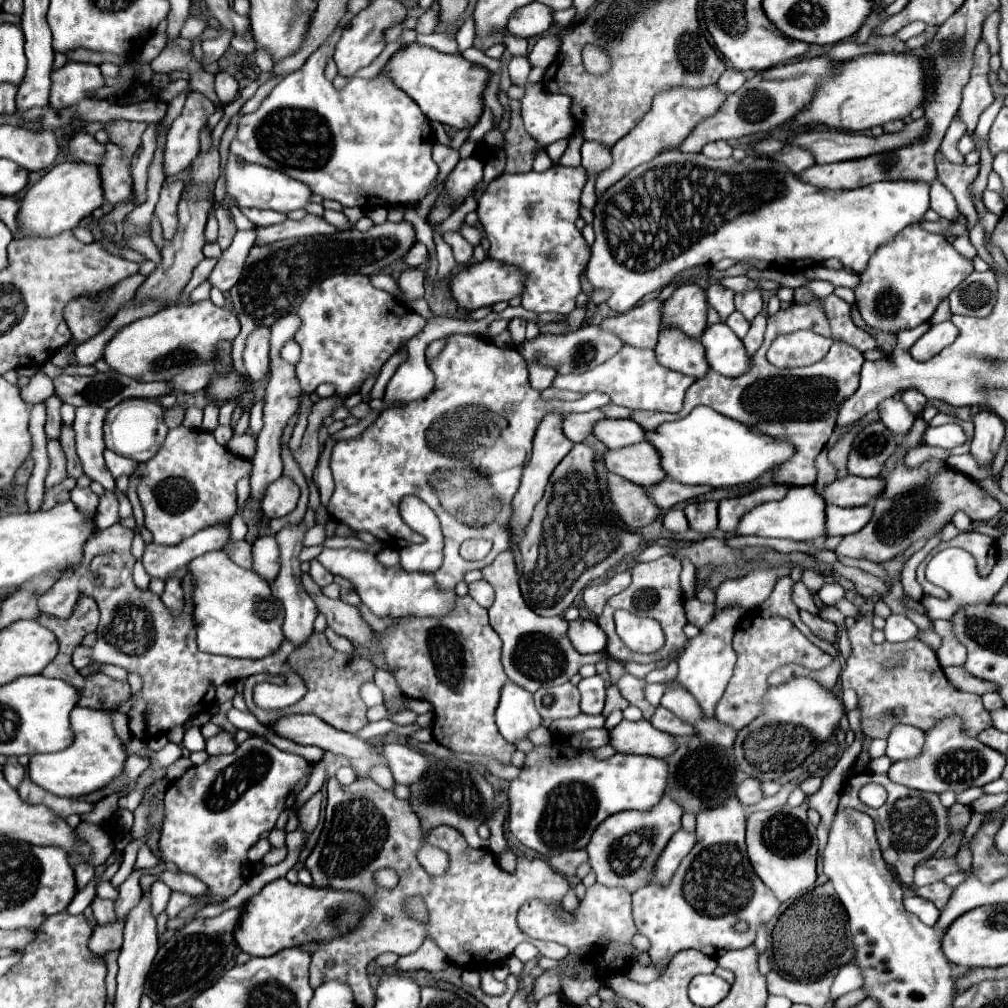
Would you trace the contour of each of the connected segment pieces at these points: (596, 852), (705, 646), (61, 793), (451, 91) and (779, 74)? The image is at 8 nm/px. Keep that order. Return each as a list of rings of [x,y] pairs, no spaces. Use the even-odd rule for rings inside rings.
[[[664,795],[660,799],[660,803],[648,811],[624,811],[624,813],[616,813],[612,817],[608,817],[608,821],[604,821],[596,829],[596,833],[592,835],[592,841],[586,847],[588,857],[590,857],[590,867],[596,873],[596,881],[606,887],[624,887],[630,893],[648,885],[650,873],[652,873],[656,861],[660,859],[664,847],[668,845],[670,837],[680,829],[680,817],[682,817],[680,805],[676,805],[676,801],[672,801],[668,795]]]
[[[732,605],[726,609],[716,609],[712,621],[700,629],[698,637],[688,639],[684,651],[676,659],[678,661],[678,681],[696,697],[696,701],[700,701],[700,707],[704,709],[704,713],[714,713],[714,707],[720,701],[720,697],[732,677],[732,669],[736,663],[736,651],[732,647],[732,639],[738,629],[738,621],[744,615],[746,615],[746,609],[738,607],[738,605]]]
[[[84,707],[72,709],[70,731],[74,733],[74,741],[66,749],[56,751],[56,753],[32,755],[28,771],[30,771],[30,779],[38,787],[42,787],[58,797],[72,799],[72,797],[88,795],[88,793],[108,785],[122,771],[126,753],[110,725],[108,713],[104,713],[104,711],[94,711],[94,709],[84,709]]]
[[[412,43],[398,49],[382,67],[380,75],[408,93],[418,103],[422,113],[432,121],[464,129],[474,127],[482,115],[482,91],[488,81],[488,71],[460,55],[446,55],[432,47]]]
[[[804,57],[794,63],[786,63],[780,67],[772,67],[766,71],[760,71],[752,79],[748,79],[736,93],[732,93],[720,113],[716,117],[696,125],[696,129],[684,139],[684,143],[678,147],[682,153],[700,153],[706,143],[712,141],[728,141],[728,139],[738,139],[744,135],[754,135],[754,133],[768,133],[776,129],[778,125],[784,125],[788,119],[792,119],[812,97],[812,89],[824,73],[832,69],[834,61],[826,57]]]

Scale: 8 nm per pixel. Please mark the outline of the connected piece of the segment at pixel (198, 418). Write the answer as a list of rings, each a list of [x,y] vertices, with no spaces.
[[[188,407],[182,425],[186,425],[186,427],[200,427],[200,423],[202,423],[202,409]]]

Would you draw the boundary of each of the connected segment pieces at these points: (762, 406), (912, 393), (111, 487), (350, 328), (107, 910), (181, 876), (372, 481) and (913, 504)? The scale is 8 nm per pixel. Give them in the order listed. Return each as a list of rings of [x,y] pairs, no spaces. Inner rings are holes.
[[[818,303],[792,305],[790,309],[780,309],[776,315],[768,317],[764,343],[758,349],[758,353],[752,355],[752,367],[744,375],[724,377],[716,371],[708,371],[702,379],[696,379],[694,385],[686,391],[682,411],[678,411],[674,415],[658,413],[658,411],[632,411],[630,419],[636,421],[642,429],[652,431],[654,427],[658,427],[664,421],[674,421],[674,419],[686,417],[698,405],[708,405],[714,411],[722,413],[724,417],[730,417],[756,431],[760,429],[760,433],[764,433],[772,439],[786,439],[794,447],[792,459],[776,465],[770,471],[776,483],[786,485],[786,487],[814,485],[816,473],[818,473],[814,459],[824,449],[824,445],[828,443],[828,439],[834,433],[840,405],[858,389],[864,357],[852,345],[836,341],[836,343],[832,343],[826,357],[810,367],[798,367],[798,369],[770,367],[770,363],[766,359],[766,351],[768,351],[770,343],[778,335],[792,333],[798,329],[810,329],[818,335],[830,337],[828,321]]]
[[[908,389],[908,391],[904,391],[904,395],[900,397],[902,401],[904,401],[904,405],[908,407],[908,411],[912,413],[912,415],[920,415],[922,413],[922,409],[926,407],[926,399],[924,399],[924,395],[922,393],[916,393],[916,389]]]
[[[84,405],[76,409],[76,453],[82,461],[84,473],[98,481],[110,493],[116,493],[114,477],[108,473],[104,465],[104,439],[102,439],[102,423],[106,409],[98,405]]]
[[[328,277],[312,287],[296,315],[302,321],[294,335],[302,347],[302,359],[296,365],[302,393],[314,393],[322,383],[334,383],[338,395],[350,393],[368,375],[378,373],[398,345],[422,331],[426,323],[404,303],[372,287],[368,277]]]
[[[93,900],[90,904],[94,919],[98,925],[110,925],[116,923],[116,911],[114,903],[110,900]]]
[[[164,871],[160,873],[160,881],[164,881],[172,891],[184,891],[188,895],[202,895],[206,893],[206,885],[186,873],[172,873],[172,871]]]
[[[450,335],[440,355],[428,359],[426,363],[436,377],[434,389],[426,397],[384,409],[378,421],[362,435],[338,441],[334,445],[330,469],[336,489],[326,509],[328,515],[338,523],[344,523],[354,531],[368,531],[384,545],[402,549],[404,545],[424,541],[424,537],[412,531],[398,513],[402,497],[420,497],[438,515],[446,543],[443,563],[434,577],[440,587],[452,589],[464,579],[468,569],[482,569],[484,565],[492,563],[498,553],[508,549],[510,505],[500,507],[500,513],[494,517],[494,521],[482,527],[468,527],[442,507],[432,489],[432,473],[438,469],[468,469],[471,464],[484,473],[486,479],[492,477],[490,485],[496,487],[502,487],[502,477],[516,475],[518,487],[515,495],[523,467],[532,454],[534,431],[544,415],[592,411],[608,405],[610,401],[606,393],[588,393],[588,401],[544,401],[540,391],[530,387],[524,357],[518,353],[518,349],[498,347],[478,335]],[[474,405],[482,409],[470,409]],[[472,537],[490,539],[494,543],[486,559],[464,561],[460,557],[458,549],[462,541]]]
[[[946,465],[936,475],[926,479],[924,485],[914,487],[900,497],[878,497],[870,521],[860,533],[846,535],[836,547],[836,553],[852,559],[868,559],[874,563],[894,559],[918,539],[932,539],[958,511],[964,511],[972,521],[990,521],[1000,513],[1000,503],[974,479],[960,471],[952,471]]]

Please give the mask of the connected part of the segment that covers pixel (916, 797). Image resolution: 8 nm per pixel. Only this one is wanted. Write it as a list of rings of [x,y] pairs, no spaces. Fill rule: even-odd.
[[[858,773],[858,775],[848,777],[844,781],[844,787],[842,787],[842,793],[840,793],[838,809],[848,809],[848,807],[856,809],[856,811],[862,811],[862,813],[866,813],[874,819],[876,837],[878,837],[878,843],[880,843],[880,849],[882,849],[882,857],[884,857],[886,865],[890,865],[894,869],[896,877],[904,885],[912,885],[914,867],[920,861],[930,859],[938,851],[942,841],[950,835],[948,829],[946,829],[946,809],[942,807],[936,793],[924,793],[924,791],[916,791],[916,789],[896,785],[896,783],[888,781],[886,775]],[[868,783],[878,783],[882,787],[886,787],[886,791],[888,791],[888,801],[880,809],[870,809],[866,805],[862,805],[860,799],[858,799],[858,791]]]

